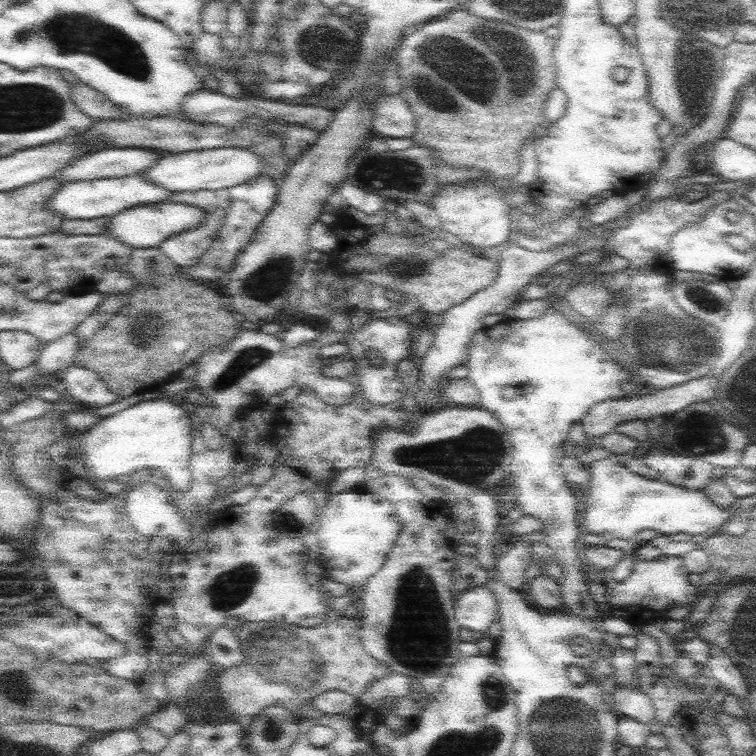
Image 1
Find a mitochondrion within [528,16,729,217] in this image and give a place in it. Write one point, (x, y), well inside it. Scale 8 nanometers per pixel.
(693, 61)

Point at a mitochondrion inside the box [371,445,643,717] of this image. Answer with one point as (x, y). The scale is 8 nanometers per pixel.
(415, 637)

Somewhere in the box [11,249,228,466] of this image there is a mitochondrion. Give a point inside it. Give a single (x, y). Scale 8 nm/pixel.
(142, 320)

